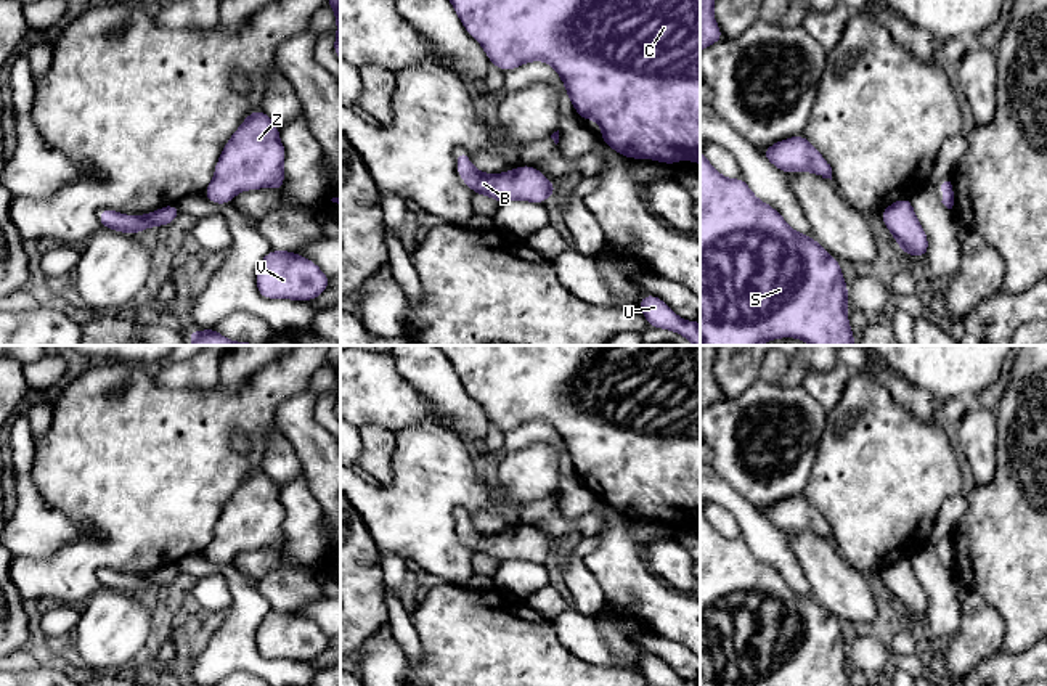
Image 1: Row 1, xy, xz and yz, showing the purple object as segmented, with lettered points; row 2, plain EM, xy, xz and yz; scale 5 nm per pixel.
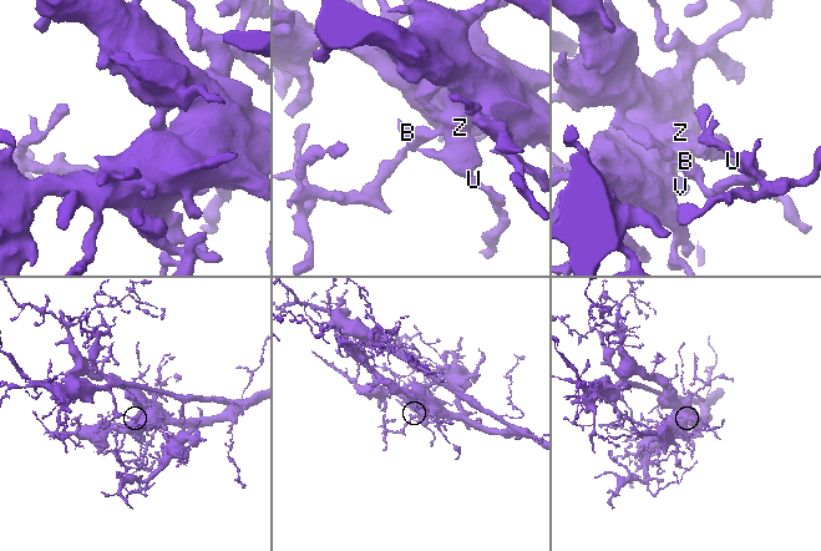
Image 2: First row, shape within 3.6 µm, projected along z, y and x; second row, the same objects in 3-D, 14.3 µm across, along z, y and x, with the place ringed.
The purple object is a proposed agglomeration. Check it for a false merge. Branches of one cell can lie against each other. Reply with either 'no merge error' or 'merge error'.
no merge error

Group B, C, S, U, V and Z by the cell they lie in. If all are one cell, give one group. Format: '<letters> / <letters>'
B C S U V Z

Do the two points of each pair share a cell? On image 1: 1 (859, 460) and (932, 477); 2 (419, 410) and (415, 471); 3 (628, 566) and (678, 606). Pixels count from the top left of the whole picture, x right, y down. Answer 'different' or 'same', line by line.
1: same
2: different
3: same

